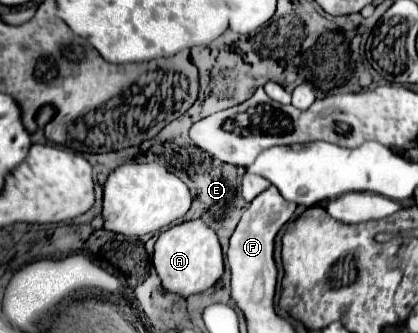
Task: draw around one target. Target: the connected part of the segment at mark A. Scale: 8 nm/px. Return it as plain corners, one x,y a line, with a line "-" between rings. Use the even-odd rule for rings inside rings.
201,219
175,225
159,235
153,253
153,265
167,291
181,297
203,293
213,287
223,275
223,251
217,233

